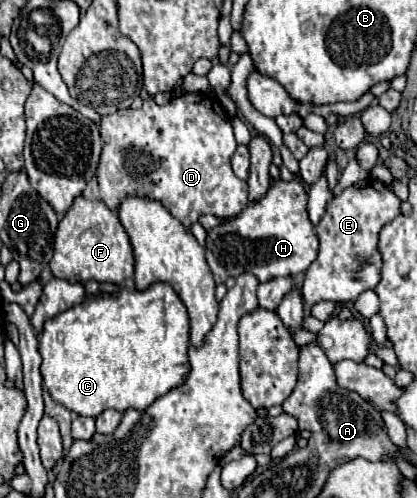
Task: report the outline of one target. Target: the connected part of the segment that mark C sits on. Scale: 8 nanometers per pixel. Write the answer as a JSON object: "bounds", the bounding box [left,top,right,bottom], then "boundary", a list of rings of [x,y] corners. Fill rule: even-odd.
{"bounds":[39,283,189,417],"boundary":[[[153,283],[147,289],[139,291],[129,291],[125,287],[119,287],[117,293],[103,293],[103,295],[93,295],[83,299],[79,305],[75,305],[73,309],[59,313],[53,319],[45,321],[45,329],[39,335],[39,353],[43,357],[43,365],[41,365],[41,375],[43,375],[43,383],[47,387],[47,391],[53,395],[53,399],[57,399],[61,405],[69,407],[69,411],[75,411],[83,417],[97,417],[101,411],[105,409],[115,409],[115,411],[127,411],[127,409],[137,409],[137,411],[145,411],[145,407],[149,407],[157,397],[165,395],[167,391],[185,385],[187,381],[187,373],[189,373],[189,357],[187,357],[187,347],[189,347],[189,315],[187,309],[183,305],[183,301],[179,299],[179,295],[175,293],[175,289],[169,283]]]}

